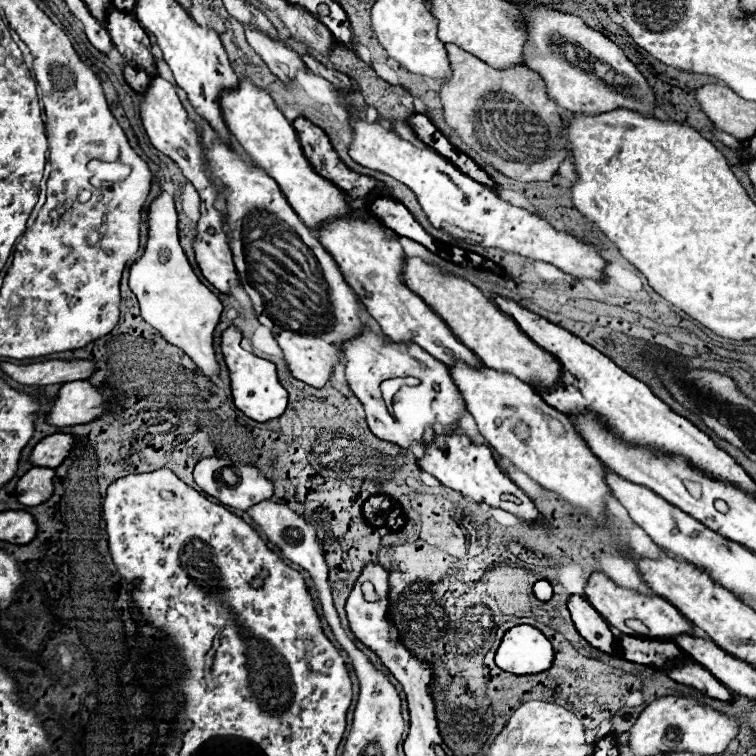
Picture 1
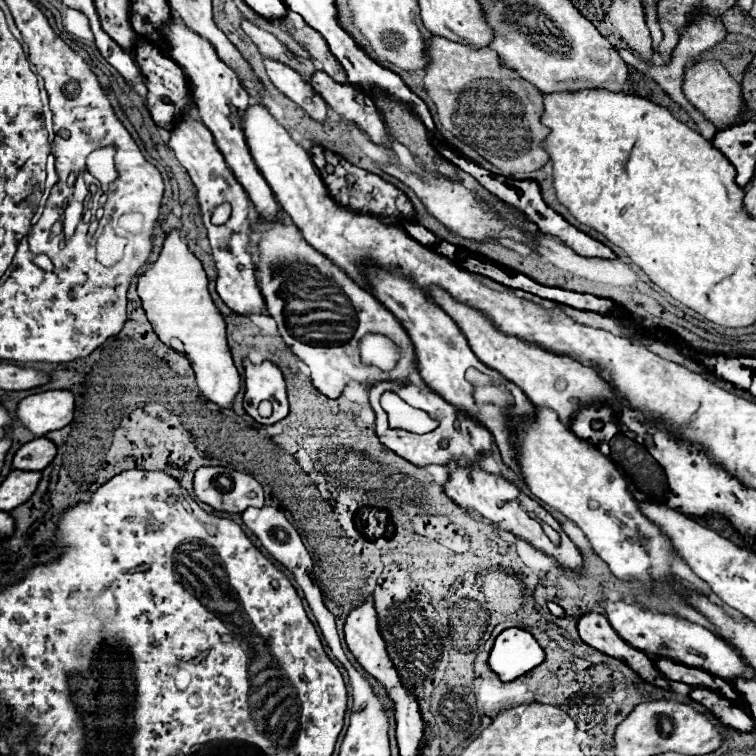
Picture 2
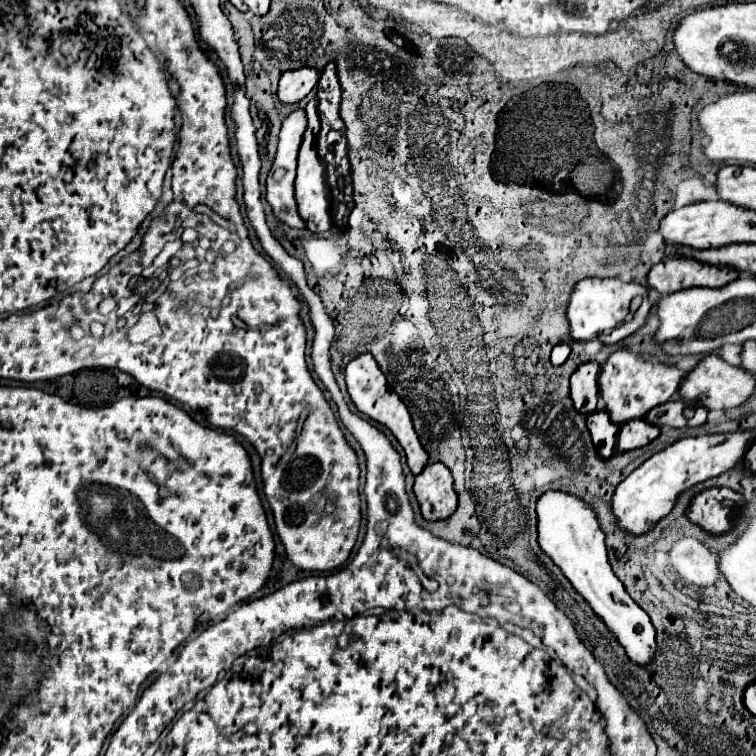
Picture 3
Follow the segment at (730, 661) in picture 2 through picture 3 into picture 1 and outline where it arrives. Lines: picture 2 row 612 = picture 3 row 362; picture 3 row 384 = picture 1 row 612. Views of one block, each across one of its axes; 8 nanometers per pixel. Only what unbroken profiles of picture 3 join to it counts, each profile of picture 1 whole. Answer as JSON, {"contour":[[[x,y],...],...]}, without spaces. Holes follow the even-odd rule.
{"contour":[[[592,572],[588,582],[586,582],[586,600],[606,618],[608,624],[612,624],[614,628],[618,628],[622,634],[630,634],[634,636],[636,632],[630,630],[624,622],[630,620],[630,618],[636,618],[640,620],[644,626],[648,626],[648,634],[650,638],[660,638],[660,640],[672,640],[672,636],[676,634],[692,634],[694,628],[692,624],[668,602],[664,600],[662,596],[658,594],[642,594],[642,592],[636,592],[636,590],[628,590],[628,588],[622,588],[618,584],[614,584],[606,574],[602,572]]]}

